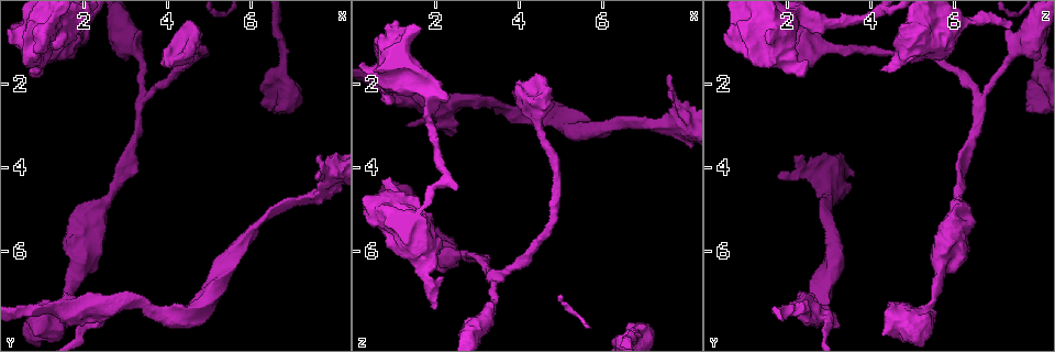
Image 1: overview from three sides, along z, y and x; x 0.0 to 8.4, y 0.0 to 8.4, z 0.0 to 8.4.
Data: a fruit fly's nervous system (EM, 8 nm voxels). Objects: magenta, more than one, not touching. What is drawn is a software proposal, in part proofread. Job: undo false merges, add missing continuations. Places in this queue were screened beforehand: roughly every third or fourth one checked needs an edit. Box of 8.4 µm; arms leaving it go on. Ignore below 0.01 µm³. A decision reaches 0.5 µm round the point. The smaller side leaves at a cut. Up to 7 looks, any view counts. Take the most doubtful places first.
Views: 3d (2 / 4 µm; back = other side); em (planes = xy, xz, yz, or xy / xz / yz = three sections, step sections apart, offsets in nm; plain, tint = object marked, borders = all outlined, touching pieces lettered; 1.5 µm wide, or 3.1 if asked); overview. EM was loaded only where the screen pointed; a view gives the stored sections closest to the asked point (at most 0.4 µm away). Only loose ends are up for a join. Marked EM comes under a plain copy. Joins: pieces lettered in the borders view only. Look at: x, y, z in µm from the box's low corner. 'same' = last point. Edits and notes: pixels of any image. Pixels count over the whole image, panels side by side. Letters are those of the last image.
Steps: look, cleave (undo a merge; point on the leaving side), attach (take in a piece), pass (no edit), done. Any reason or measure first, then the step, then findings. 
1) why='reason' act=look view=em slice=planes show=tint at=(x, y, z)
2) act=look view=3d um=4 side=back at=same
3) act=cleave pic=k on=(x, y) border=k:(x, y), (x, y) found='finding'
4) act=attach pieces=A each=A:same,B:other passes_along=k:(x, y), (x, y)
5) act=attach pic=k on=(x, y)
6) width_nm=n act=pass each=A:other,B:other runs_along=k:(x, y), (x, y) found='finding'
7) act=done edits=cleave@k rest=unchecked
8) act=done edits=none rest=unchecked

why='four or more arms meet' act=look view=3d um=2 at=(2.30, 7.25, 2.45)

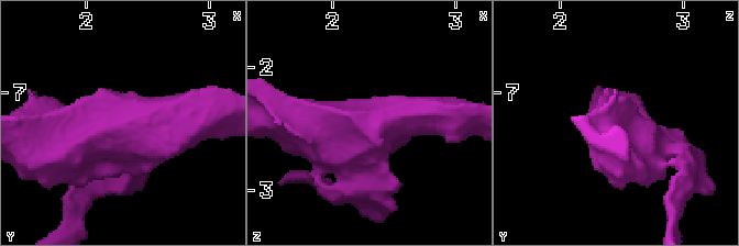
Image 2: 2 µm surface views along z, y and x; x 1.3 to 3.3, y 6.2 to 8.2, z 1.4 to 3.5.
why='shape alone is not enough' act=look view=em slice=xz step=4 show=tint at=(2.28, 7.26, 2.46)

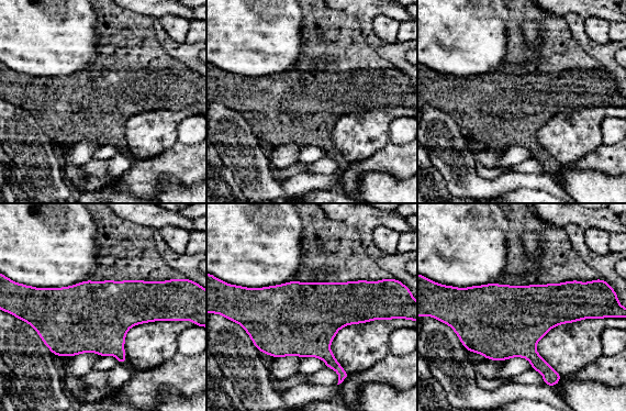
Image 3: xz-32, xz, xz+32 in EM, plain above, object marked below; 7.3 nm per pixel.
act=look view=em slice=xz step=4 show=borders at=same

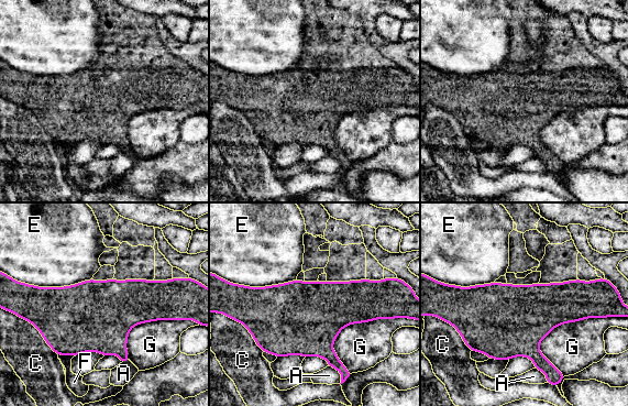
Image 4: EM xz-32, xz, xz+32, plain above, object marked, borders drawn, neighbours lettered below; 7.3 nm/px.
act=pass each=A:other,C:other,E:other,F:other,G:other border=4:(91, 278), (63, 286), (31, 285) found='one neuron here'

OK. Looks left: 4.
act=look view=3d um=4 at=(6.60, 2.60, 7.75)

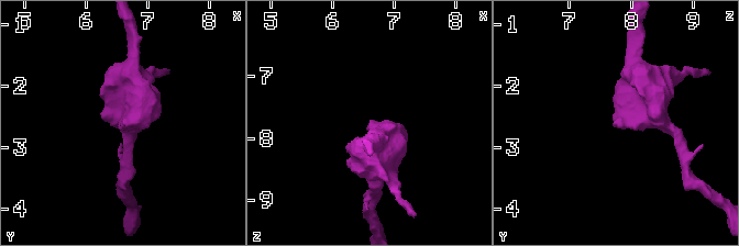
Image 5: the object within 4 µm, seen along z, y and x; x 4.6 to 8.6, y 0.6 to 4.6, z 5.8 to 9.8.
why='shape alone is not enough' act=look view=em um=3.1 slice=xy step=16 show=borders at=(6.60, 2.60, 7.70)

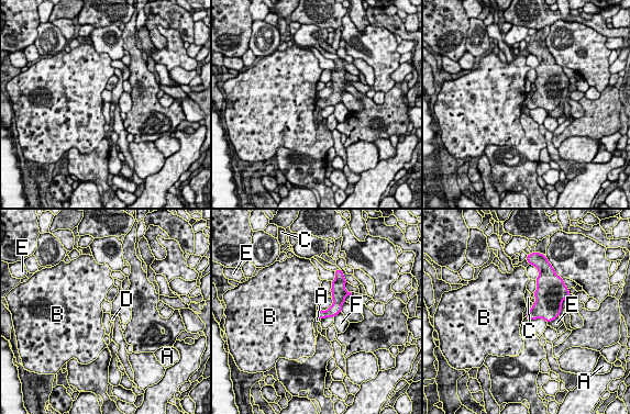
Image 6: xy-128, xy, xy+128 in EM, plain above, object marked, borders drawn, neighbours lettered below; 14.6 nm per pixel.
act=pass each=A:other,B:other,C:other,D:other,E:other,F:other border=6:(317, 311), (316, 316) found='no lettered piece goes on from it'

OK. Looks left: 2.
why='calibre changes' act=look view=em slice=planes show=borders at=(1.75, 0.55, 6.15)

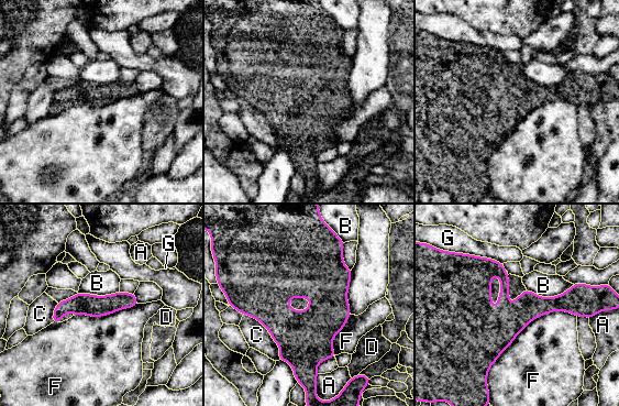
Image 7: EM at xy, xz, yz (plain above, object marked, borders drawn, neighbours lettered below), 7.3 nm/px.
act=pass each=A:other,B:other,C:other,D:other,F:other,G:other border=7:(576, 316), (534, 318), (486, 377) found='all the same neuron'

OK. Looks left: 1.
act=done edits=none rest=unchecked

